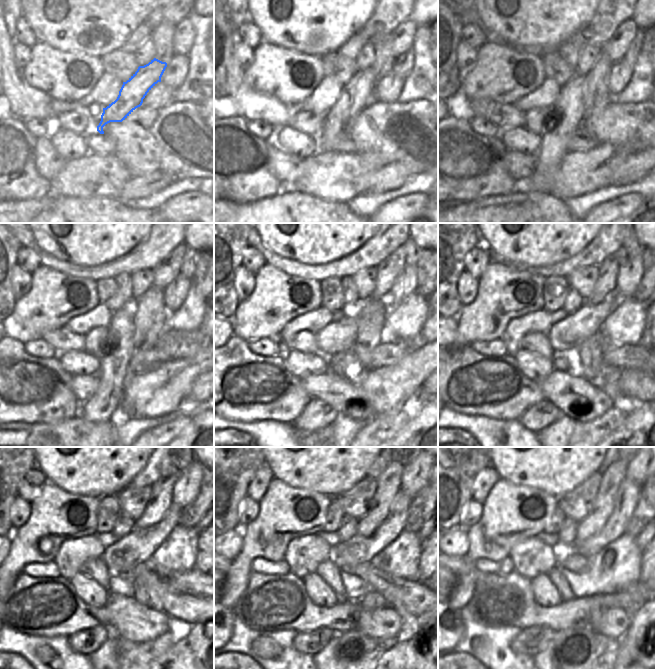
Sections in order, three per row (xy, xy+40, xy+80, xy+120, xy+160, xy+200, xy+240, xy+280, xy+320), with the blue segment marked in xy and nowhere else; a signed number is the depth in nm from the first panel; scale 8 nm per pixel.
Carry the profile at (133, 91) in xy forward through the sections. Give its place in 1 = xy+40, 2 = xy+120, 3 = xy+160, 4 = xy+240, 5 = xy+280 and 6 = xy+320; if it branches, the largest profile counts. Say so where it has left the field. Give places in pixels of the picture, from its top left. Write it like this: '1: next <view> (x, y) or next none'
1: next xy+40 (356, 94)
2: next xy+120 (114, 365)
3: next xy+160 (318, 414)
4: next xy+240 (86, 642)
5: next xy+280 (310, 642)
6: next xy+320 (529, 641)

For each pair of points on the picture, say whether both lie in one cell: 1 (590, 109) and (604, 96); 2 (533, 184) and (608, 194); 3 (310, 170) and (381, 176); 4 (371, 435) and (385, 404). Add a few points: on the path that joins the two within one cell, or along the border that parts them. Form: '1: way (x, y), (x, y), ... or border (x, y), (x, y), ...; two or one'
1: way (593, 106), (601, 98); one
2: border (608, 185), (579, 195), (576, 198); two
3: border (383, 166), (369, 177), (369, 184), (363, 192); two
4: border (397, 408), (376, 415); two

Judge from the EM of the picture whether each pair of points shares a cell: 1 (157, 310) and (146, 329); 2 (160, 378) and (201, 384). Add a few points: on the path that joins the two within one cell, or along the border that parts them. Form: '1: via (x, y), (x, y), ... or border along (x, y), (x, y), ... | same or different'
1: via (152, 315), (147, 324) | same
2: border along (203, 373), (193, 383), (186, 399) | different

